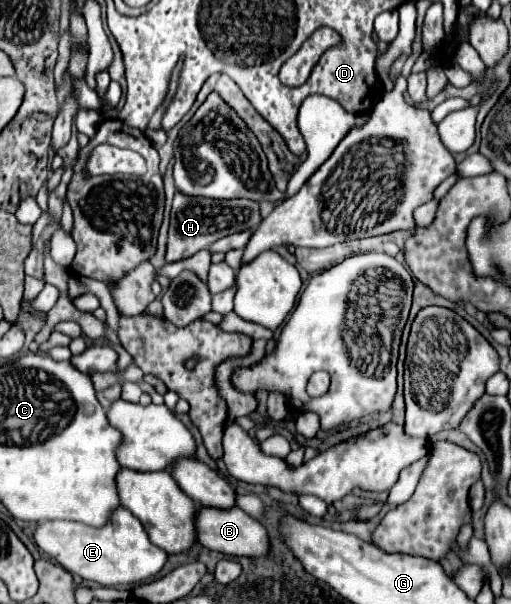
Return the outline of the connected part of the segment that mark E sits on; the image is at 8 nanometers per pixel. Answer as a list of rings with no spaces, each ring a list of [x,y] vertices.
[[[120,507],[116,515],[112,515],[110,523],[92,529],[84,523],[76,521],[44,521],[38,525],[34,533],[36,545],[40,551],[54,557],[66,571],[94,581],[102,587],[118,587],[118,585],[140,585],[160,573],[166,565],[168,553],[150,543],[148,533],[140,519],[136,519],[128,509]]]

